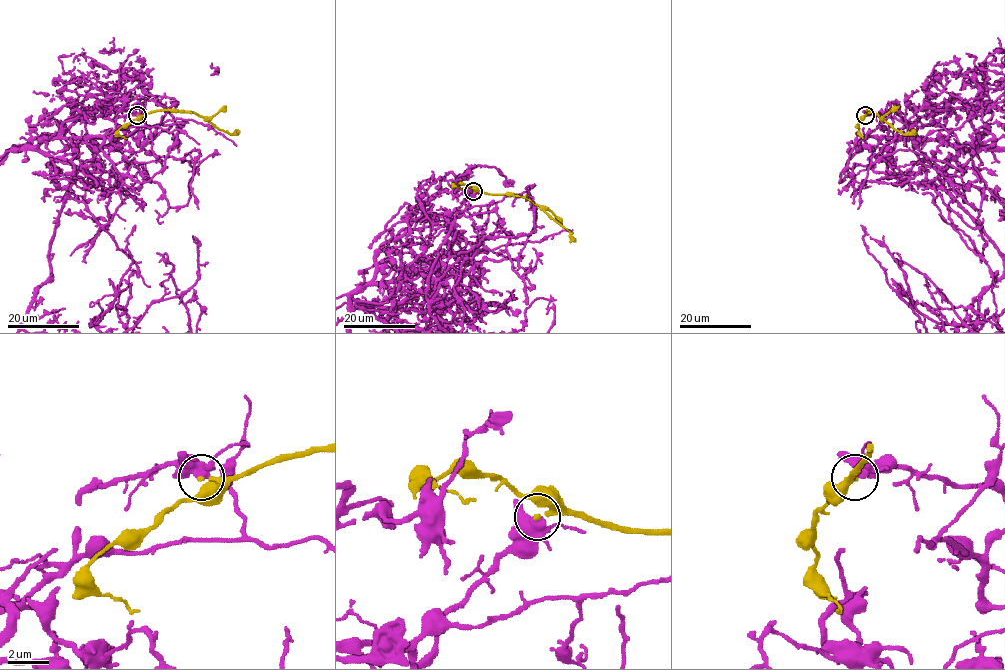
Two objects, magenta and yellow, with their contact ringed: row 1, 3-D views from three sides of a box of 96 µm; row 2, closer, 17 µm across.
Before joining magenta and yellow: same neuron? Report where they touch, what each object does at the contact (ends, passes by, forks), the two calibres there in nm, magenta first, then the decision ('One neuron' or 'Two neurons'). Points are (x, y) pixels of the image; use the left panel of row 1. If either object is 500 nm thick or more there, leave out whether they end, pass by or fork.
Place: (137, 115). At the ring magenta forks. At the ring yellow ends. Thickness 360 nm (magenta) against 240 nm. Two neurons

